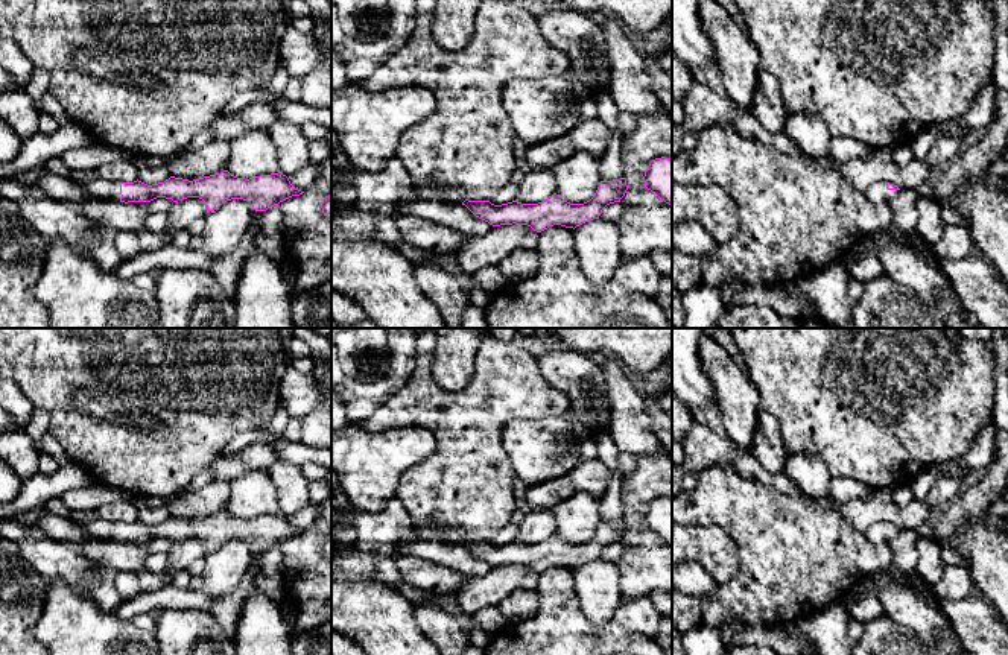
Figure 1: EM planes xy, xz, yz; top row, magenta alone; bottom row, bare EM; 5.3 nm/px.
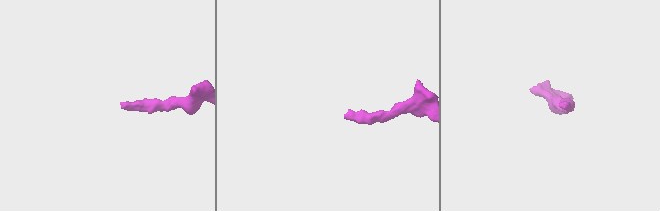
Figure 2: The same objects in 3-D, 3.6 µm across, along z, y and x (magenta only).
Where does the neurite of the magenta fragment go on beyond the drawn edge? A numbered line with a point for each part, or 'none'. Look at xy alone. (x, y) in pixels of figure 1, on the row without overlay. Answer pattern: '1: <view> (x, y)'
1: xy (98, 529)

